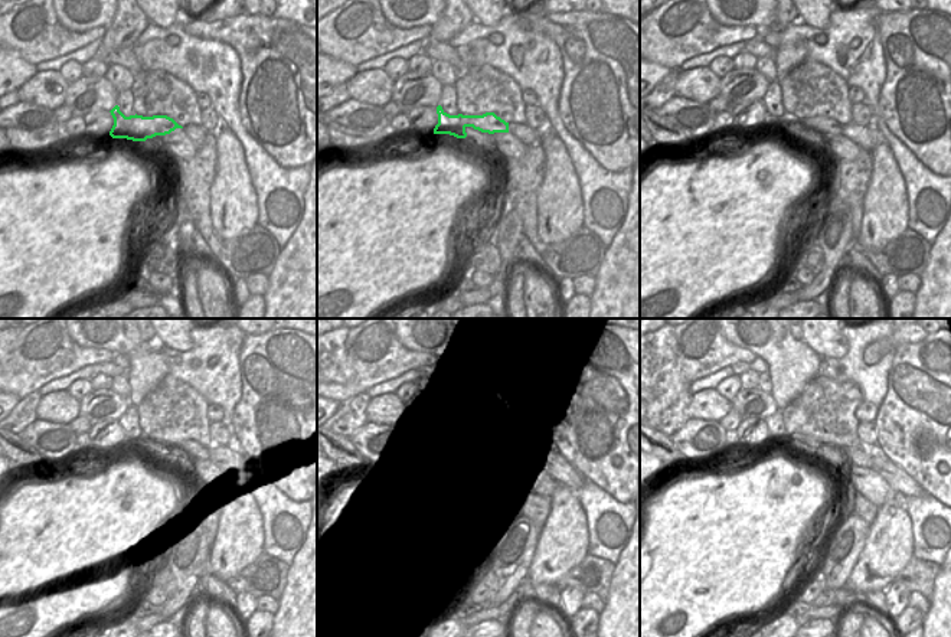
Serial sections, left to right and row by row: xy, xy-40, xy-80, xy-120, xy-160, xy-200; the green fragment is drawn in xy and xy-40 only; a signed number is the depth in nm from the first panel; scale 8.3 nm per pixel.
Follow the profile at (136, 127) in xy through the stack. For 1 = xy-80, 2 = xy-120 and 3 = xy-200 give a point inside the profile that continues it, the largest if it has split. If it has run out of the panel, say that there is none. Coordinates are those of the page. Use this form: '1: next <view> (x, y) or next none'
1: next xy-80 (827, 126)
2: next xy-120 (195, 450)
3: next xy-200 (850, 453)

